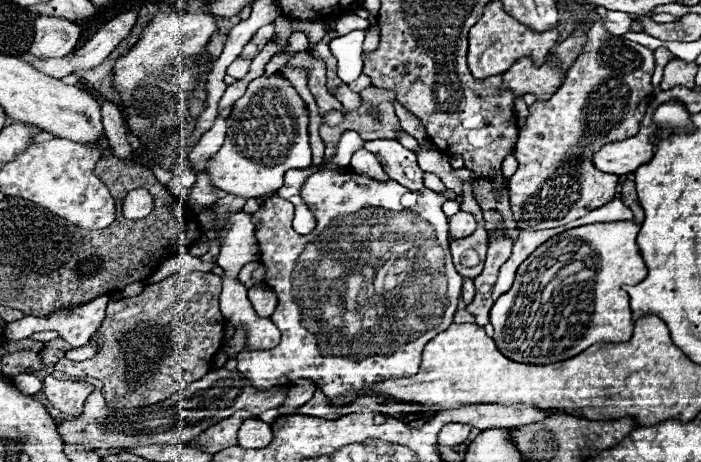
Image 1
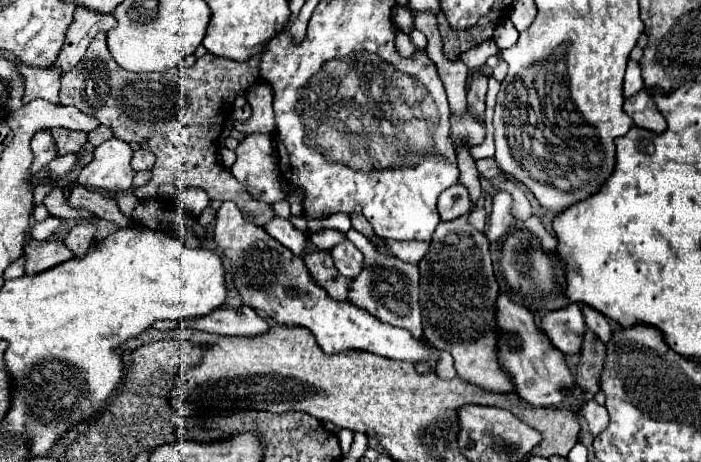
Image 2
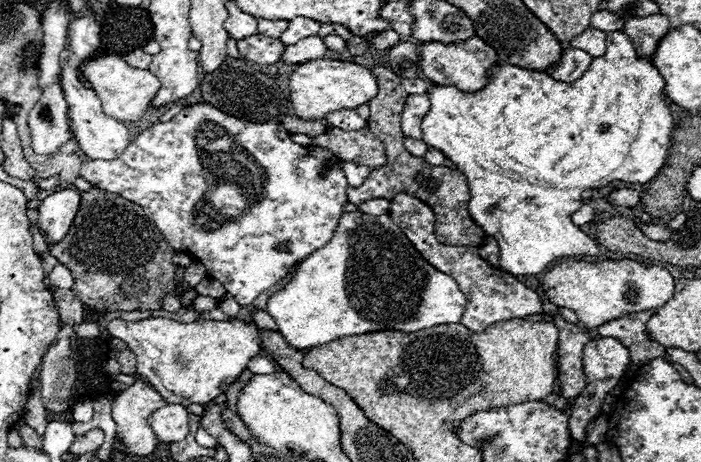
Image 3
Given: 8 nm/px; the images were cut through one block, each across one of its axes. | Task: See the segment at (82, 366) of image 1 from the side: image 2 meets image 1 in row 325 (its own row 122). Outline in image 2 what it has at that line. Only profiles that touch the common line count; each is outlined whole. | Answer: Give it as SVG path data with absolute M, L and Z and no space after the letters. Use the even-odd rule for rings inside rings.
M100 32L92 44L88 46L84 58L62 76L60 82L60 102L68 106L78 106L86 114L94 114L102 124L112 128L114 136L124 142L138 142L144 150L150 150L156 156L152 178L146 186L136 188L134 194L138 200L152 200L158 194L158 188L164 184L172 184L176 188L190 188L200 186L208 192L210 200L232 200L238 210L246 216L248 222L254 222L258 226L270 222L274 218L272 204L258 202L256 198L250 198L244 184L240 184L228 168L220 166L218 162L218 140L226 122L226 110L232 110L232 102L236 96L244 94L254 82L260 80L260 62L262 56L254 56L248 62L234 62L228 58L218 58L214 54L206 54L196 60L194 66L184 68L178 66L170 72L152 72L152 74L134 74L122 70L116 60L112 58L108 46L106 46L106 34Z

